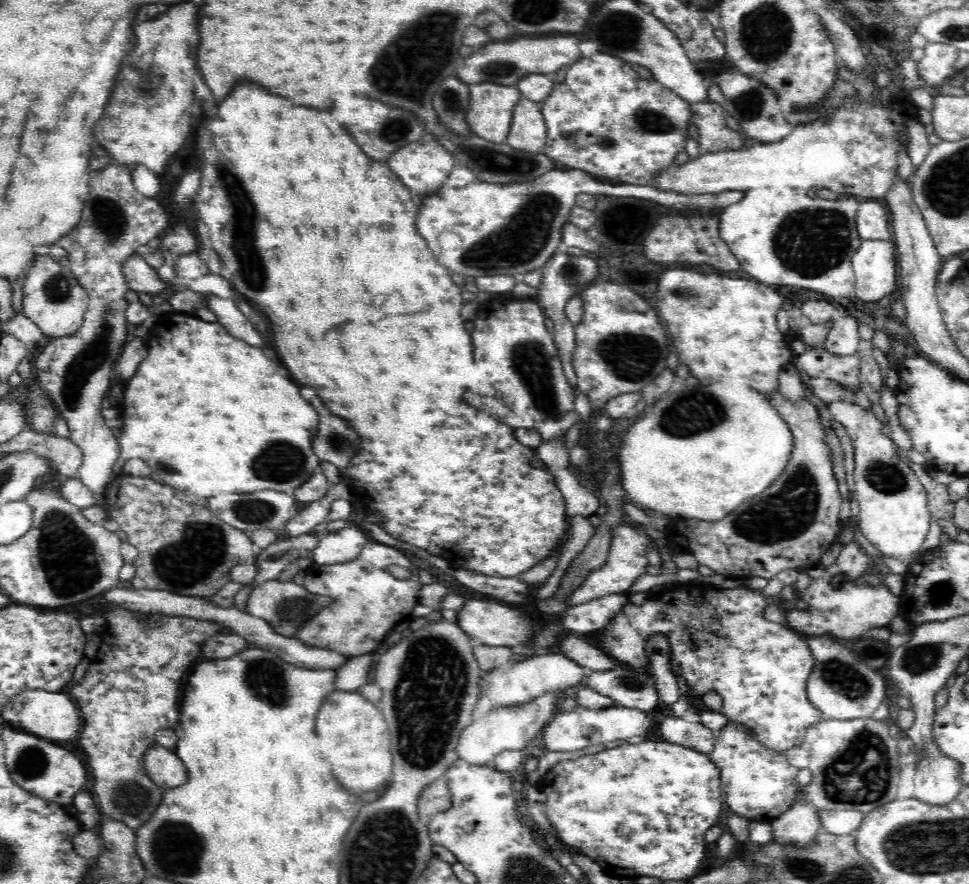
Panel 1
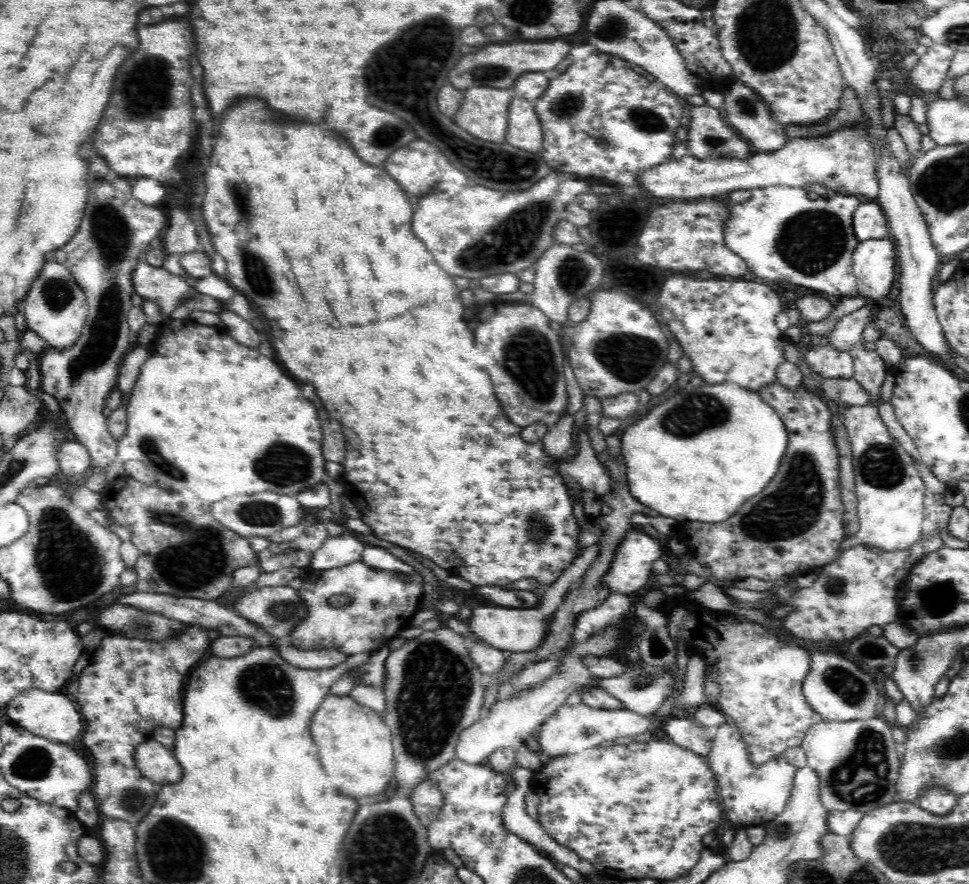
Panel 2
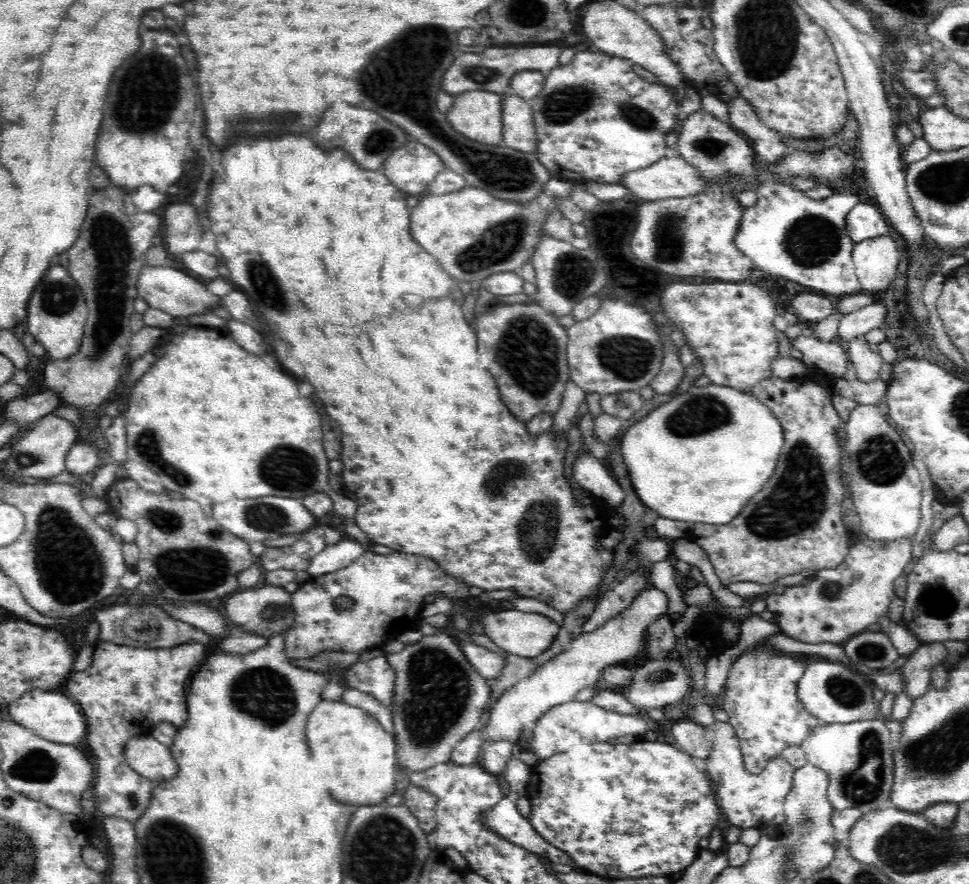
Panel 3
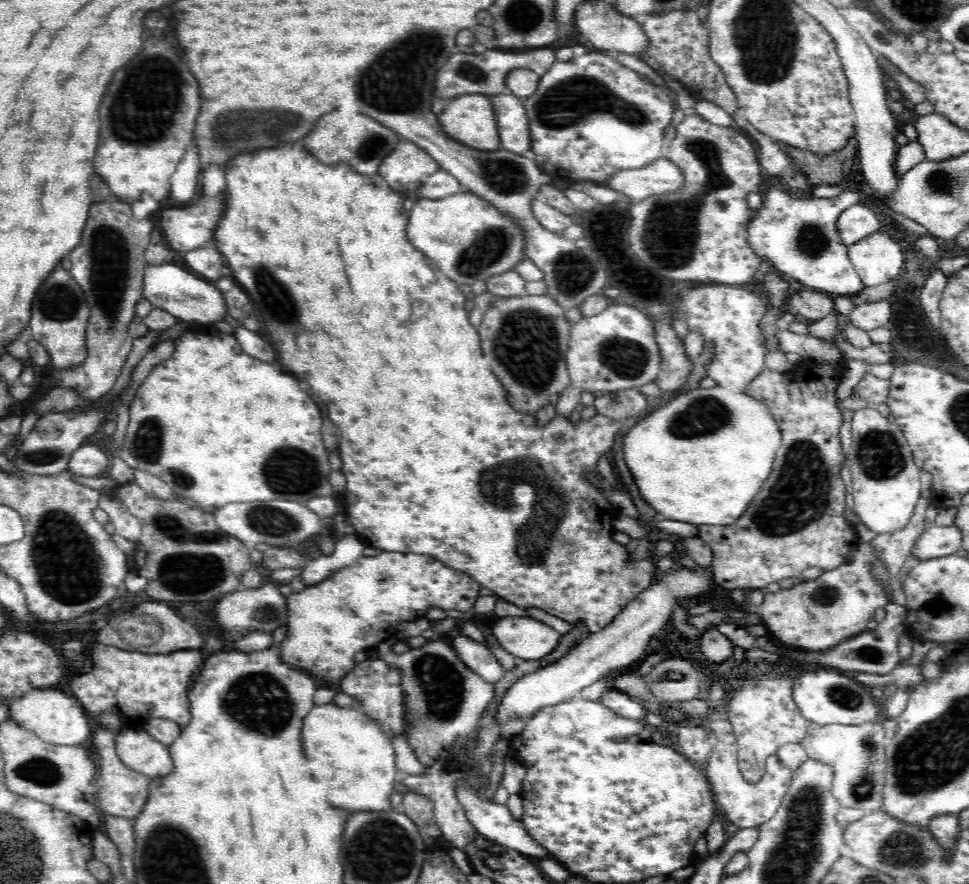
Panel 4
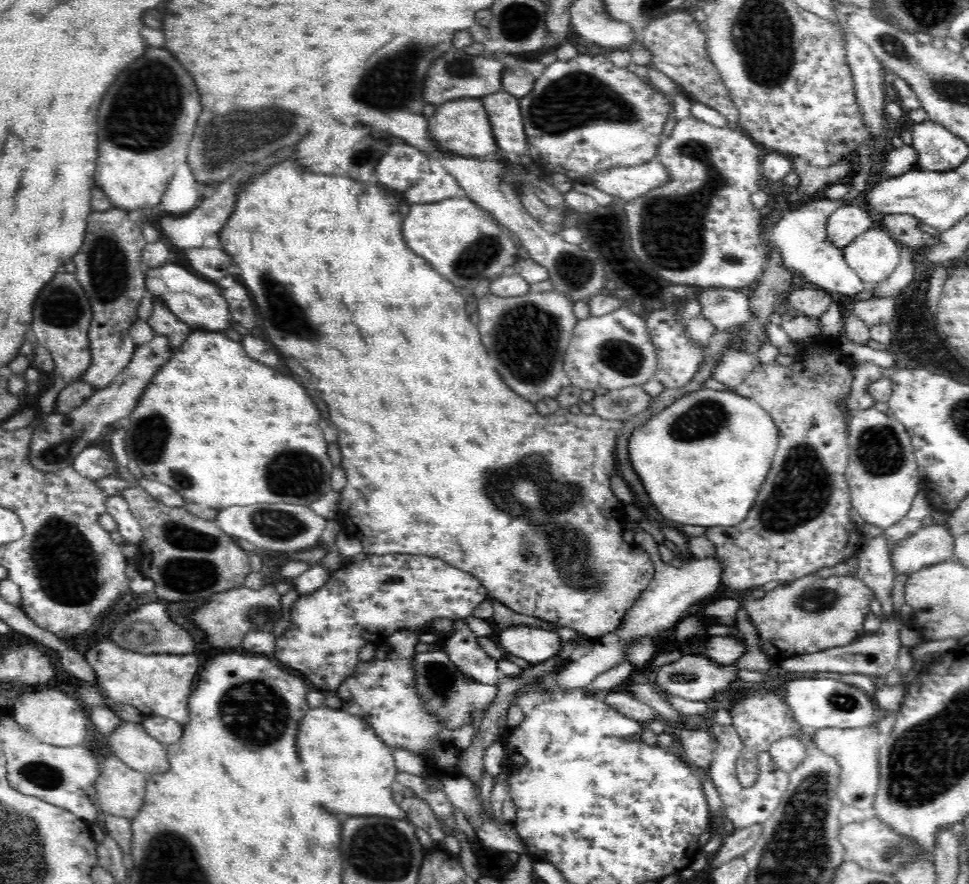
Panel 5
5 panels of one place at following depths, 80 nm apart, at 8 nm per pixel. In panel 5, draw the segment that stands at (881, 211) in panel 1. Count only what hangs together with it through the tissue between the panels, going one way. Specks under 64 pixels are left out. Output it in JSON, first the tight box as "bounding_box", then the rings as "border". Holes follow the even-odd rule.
{"bounding_box":[826,204,874,249],"border":[[[848,204],[836,208],[828,222],[826,222],[826,233],[828,239],[837,248],[844,249],[860,234],[870,230],[874,223],[866,211],[860,209],[857,204]]]}

